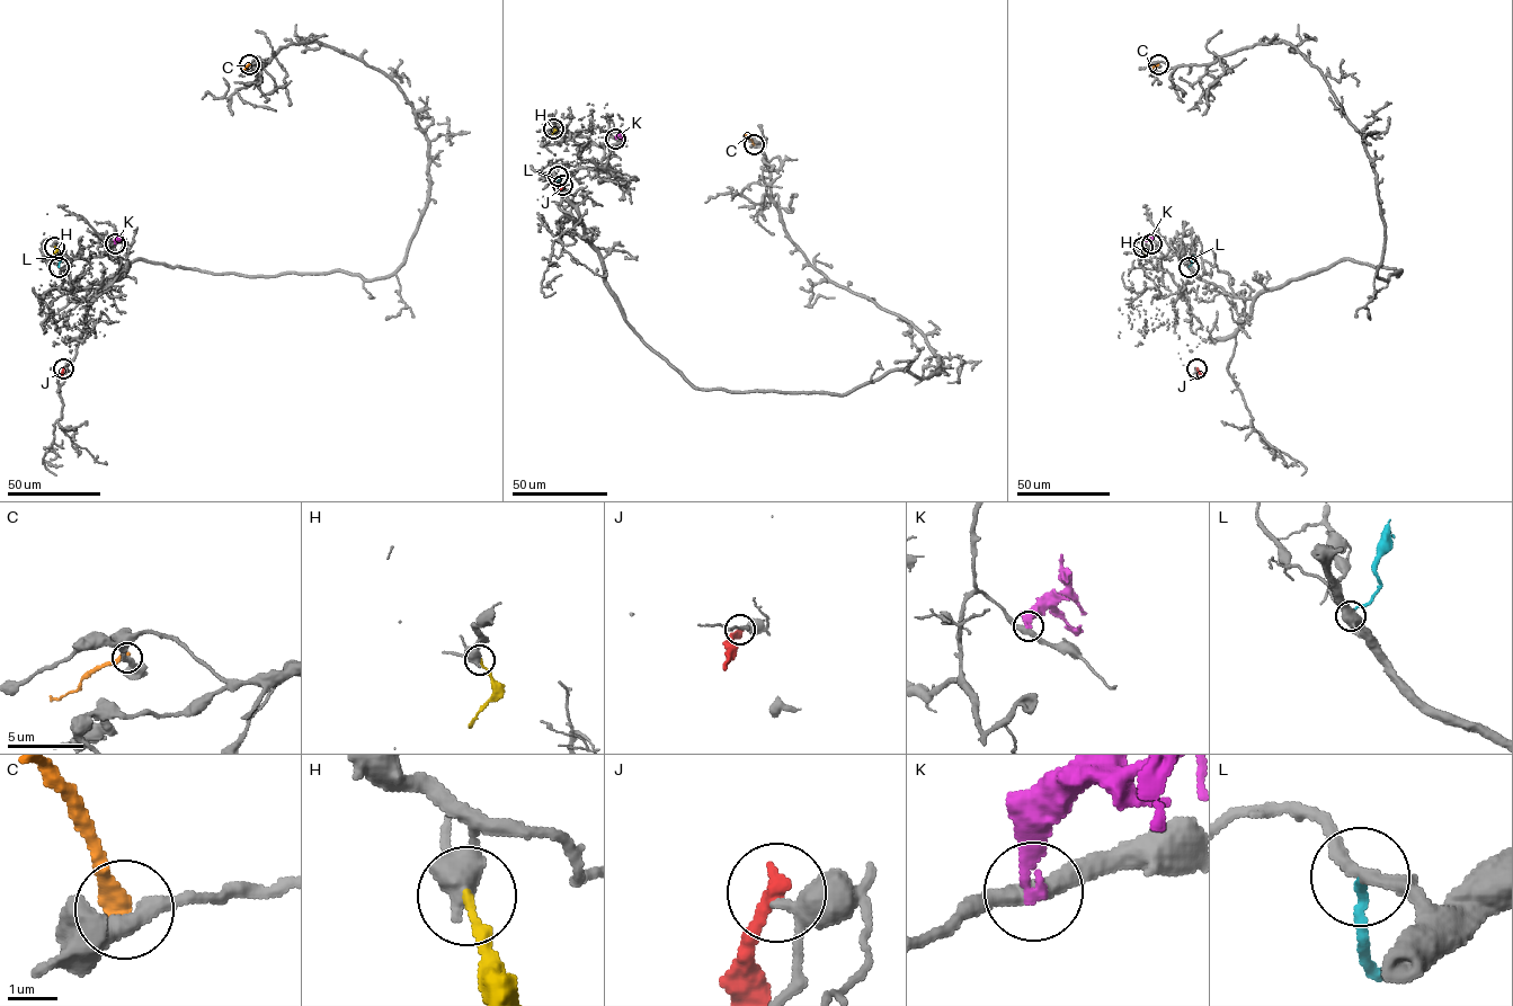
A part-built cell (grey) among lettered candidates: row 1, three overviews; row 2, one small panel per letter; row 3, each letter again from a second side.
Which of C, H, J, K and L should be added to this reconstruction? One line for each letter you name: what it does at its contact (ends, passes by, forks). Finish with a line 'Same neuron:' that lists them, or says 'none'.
L: it ends
Same neuron: L

